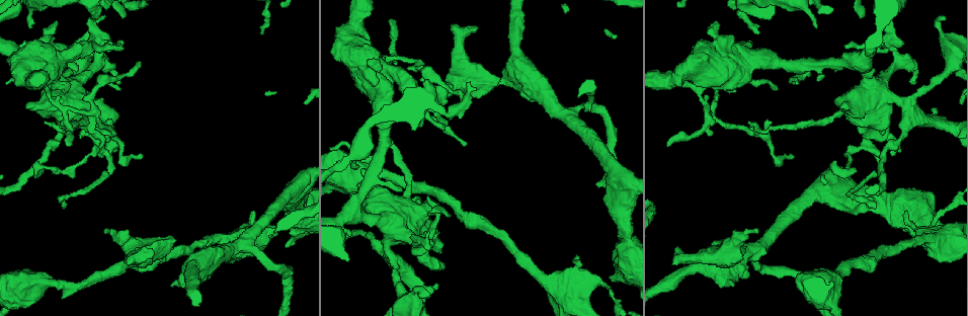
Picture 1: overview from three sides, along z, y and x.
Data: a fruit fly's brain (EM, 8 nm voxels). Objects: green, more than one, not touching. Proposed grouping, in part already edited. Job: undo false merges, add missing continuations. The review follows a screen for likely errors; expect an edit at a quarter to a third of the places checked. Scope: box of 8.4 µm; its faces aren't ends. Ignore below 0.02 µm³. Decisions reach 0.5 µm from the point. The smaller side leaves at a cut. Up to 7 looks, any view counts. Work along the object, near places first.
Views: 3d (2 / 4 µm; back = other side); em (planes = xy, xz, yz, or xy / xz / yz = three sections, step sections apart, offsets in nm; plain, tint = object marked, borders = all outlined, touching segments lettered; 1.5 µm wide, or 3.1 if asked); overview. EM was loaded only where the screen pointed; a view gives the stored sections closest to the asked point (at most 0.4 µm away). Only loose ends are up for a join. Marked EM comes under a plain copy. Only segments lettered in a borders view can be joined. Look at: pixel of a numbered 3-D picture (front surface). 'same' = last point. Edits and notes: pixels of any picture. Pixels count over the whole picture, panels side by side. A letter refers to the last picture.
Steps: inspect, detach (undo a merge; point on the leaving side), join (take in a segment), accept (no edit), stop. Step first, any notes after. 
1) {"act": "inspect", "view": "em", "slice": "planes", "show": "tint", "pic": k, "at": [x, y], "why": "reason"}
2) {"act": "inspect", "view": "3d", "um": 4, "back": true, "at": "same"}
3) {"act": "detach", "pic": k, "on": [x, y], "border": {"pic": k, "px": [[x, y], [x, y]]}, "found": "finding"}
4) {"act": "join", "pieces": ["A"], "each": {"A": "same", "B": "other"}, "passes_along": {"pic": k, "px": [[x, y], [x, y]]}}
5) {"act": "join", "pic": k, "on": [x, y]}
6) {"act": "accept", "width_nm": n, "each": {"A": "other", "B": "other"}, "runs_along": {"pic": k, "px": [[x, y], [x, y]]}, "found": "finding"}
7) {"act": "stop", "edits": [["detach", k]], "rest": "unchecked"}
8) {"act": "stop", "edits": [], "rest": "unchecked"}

{"act": "inspect", "view": "3d", "um": 4, "pic": 1, "at": [756, 228]}

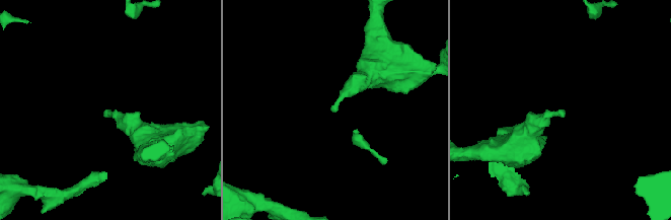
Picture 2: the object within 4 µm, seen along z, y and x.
{"act": "inspect", "view": "em", "slice": "xz", "step": 4, "show": "borders", "pic": 2, "at": [562, 112]}

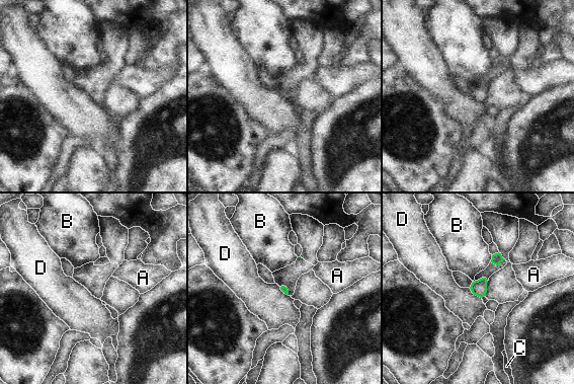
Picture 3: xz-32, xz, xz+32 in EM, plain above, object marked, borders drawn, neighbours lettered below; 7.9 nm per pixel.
{"act": "accept", "longest_contact_nm": ["D", 130], "each": {"A": "other", "B": "other", "C": "other", "D": "other"}, "found": "none of them fits"}

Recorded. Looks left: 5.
{"act": "inspect", "view": "em", "slice": "planes", "show": "borders", "pic": 1, "at": [66, 285], "why": "calibre changes"}

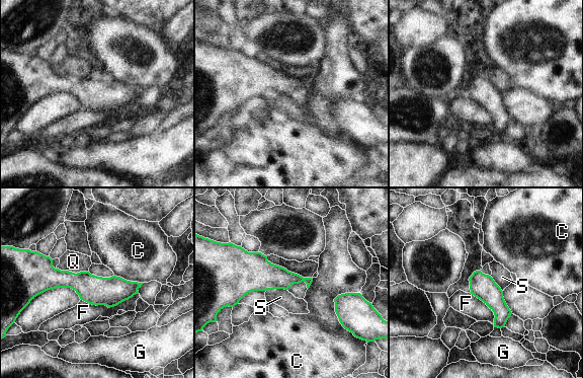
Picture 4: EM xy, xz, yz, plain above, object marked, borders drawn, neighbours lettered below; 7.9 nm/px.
{"act": "accept", "each": {"C": "other", "F": "other", "G": "other", "Q": "other", "S": "other"}, "border": {"pic": 4, "px": [[286, 289], [268, 289], [266, 291]]}, "found": "all the same cell"}

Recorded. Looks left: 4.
{"act": "inspect", "view": "em", "slice": "planes", "show": "borders", "pic": 1, "at": [445, 130], "why": "thin end"}

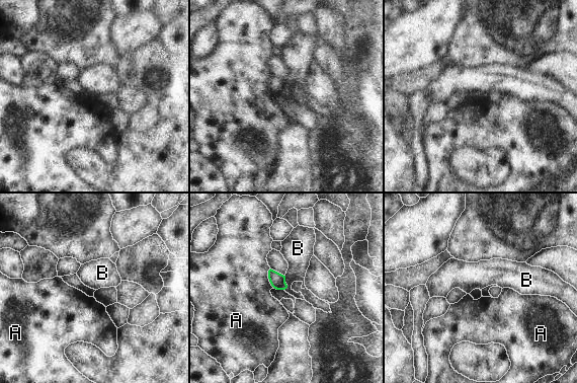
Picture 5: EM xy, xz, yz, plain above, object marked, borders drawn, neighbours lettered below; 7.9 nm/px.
{"act": "accept", "each": {"A": "other", "B": "other"}, "border": {"pic": 5, "px": [[285, 276], [286, 288], [284, 290]]}, "found": "none of them fits"}

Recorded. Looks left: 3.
{"act": "stop", "edits": [], "rest": "unchecked"}

